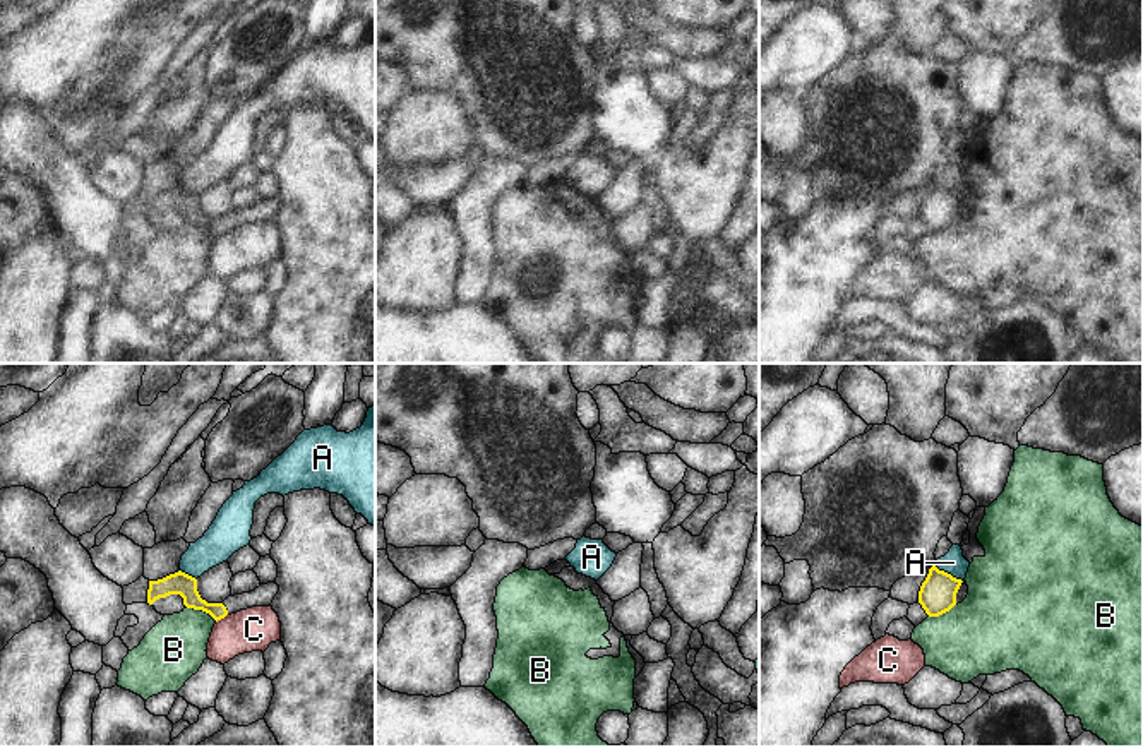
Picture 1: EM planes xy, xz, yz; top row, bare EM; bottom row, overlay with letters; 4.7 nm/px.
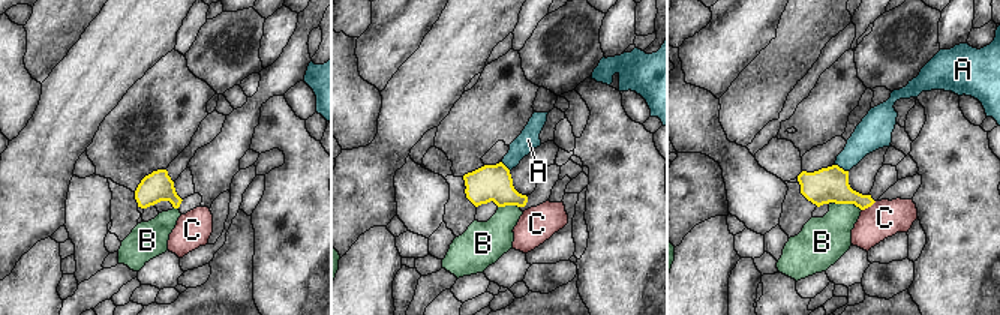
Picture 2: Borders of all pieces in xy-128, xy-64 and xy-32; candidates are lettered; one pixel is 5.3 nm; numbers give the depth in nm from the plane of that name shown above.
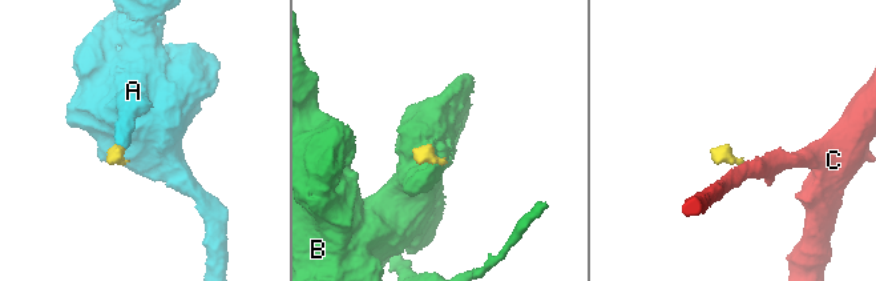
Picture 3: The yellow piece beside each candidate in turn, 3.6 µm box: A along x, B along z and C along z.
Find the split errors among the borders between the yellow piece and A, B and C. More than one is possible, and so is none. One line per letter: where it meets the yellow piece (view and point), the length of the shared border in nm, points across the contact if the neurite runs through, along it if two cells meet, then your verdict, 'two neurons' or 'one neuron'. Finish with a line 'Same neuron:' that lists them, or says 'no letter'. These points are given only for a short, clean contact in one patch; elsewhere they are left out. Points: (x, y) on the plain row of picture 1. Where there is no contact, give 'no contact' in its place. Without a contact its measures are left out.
A: yz (946, 189) | 150 nm | along yz (934, 182), (962, 197) | two neurons
B: xy (201, 225) | 170 nm | along xy (185, 221), (204, 227), (216, 237) | two neurons
C: xy (221, 233) | 70 nm | along xy (227, 230), (216, 239) | two neurons
Same neuron: no letter

